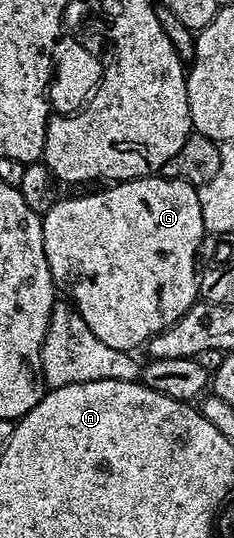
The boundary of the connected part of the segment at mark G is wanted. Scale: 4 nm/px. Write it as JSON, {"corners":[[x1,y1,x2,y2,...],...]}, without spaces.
{"corners":[[149,176,146,178,130,178,117,181,109,190,100,190,97,194,84,194,81,198,61,197,59,202,50,208,42,216,44,223,44,251,48,267,52,273,52,281,61,291,64,290,76,311,90,324,90,332,102,340,102,344,110,344,110,348,135,351,135,346,143,347,158,332,170,328,182,315,198,301,198,269,196,270,196,253,200,250,200,241,206,238,204,221,202,220,202,204,200,203,200,191,191,186,189,182,183,182,177,178,165,178,163,176]]}

